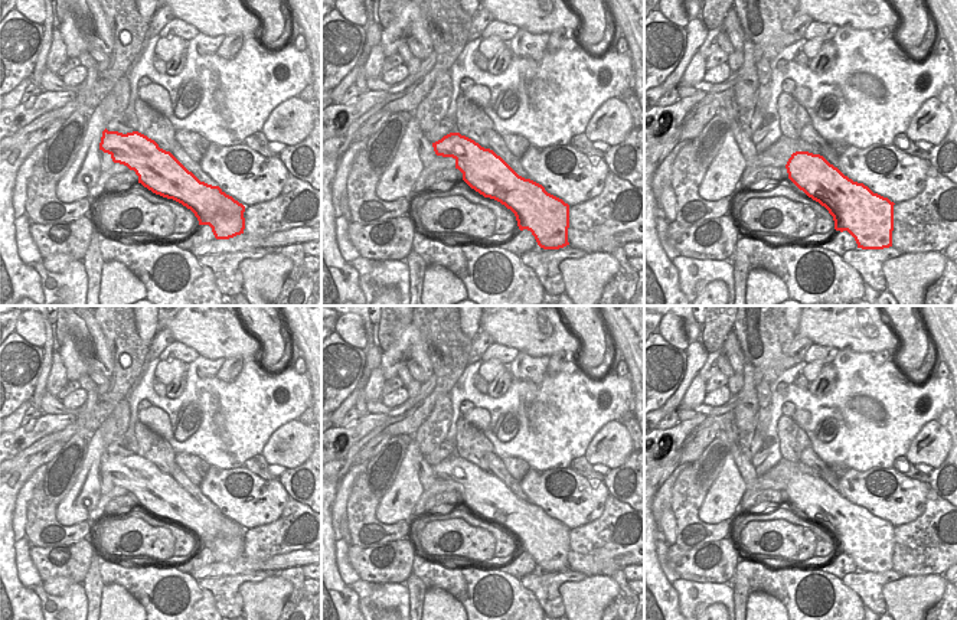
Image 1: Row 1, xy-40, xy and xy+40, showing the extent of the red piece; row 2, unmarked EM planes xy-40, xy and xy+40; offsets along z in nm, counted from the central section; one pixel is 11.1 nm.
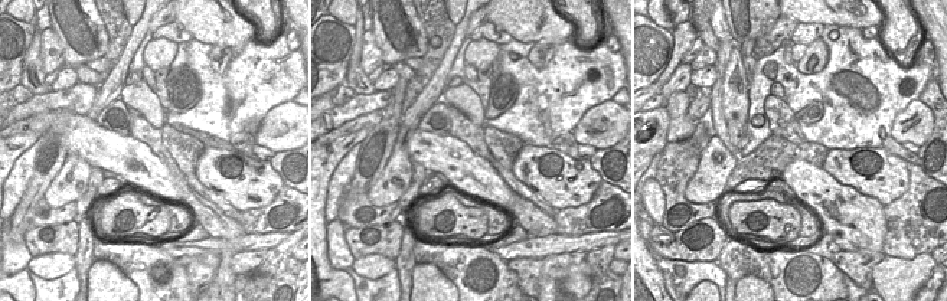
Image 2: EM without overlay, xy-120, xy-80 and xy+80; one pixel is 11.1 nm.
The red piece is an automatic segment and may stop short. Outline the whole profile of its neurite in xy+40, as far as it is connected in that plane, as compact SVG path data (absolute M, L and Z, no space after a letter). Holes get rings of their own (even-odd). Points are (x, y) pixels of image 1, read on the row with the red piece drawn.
M796 151L785 164L788 179L809 198L824 206L833 216L836 231L847 231L862 249L883 249L892 247L894 202L873 193L863 183L853 182L823 156Z

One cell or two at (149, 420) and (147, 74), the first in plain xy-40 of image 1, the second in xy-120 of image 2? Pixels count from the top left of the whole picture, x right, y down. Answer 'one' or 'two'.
two

